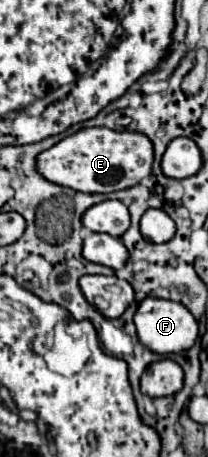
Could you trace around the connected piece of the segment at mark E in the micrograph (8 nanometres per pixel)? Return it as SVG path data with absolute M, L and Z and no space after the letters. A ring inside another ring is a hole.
M107 127L81 129L37 157L37 171L57 183L83 193L111 193L129 189L151 175L153 143L137 131L111 131Z

